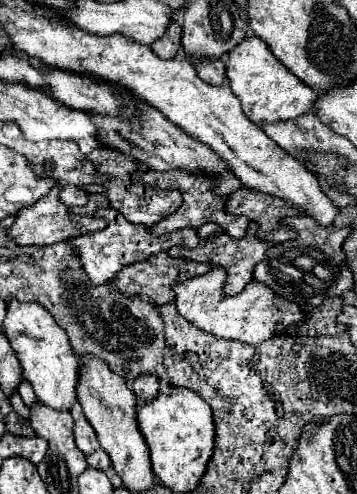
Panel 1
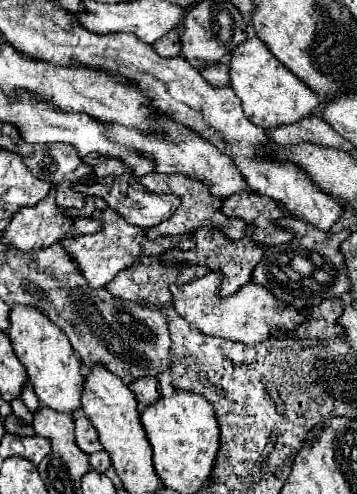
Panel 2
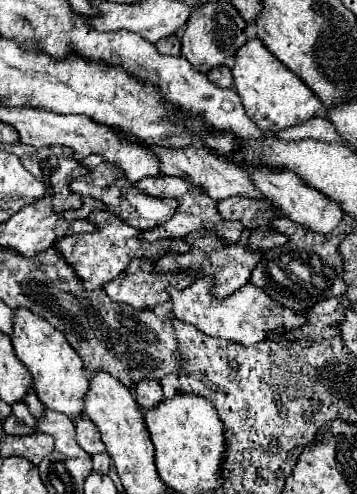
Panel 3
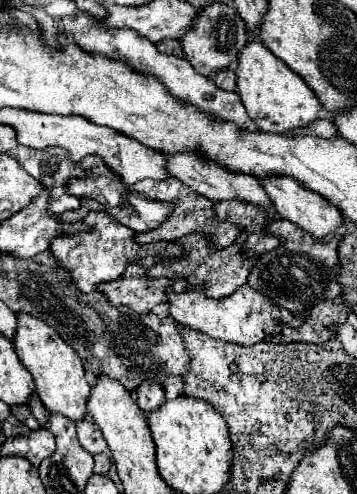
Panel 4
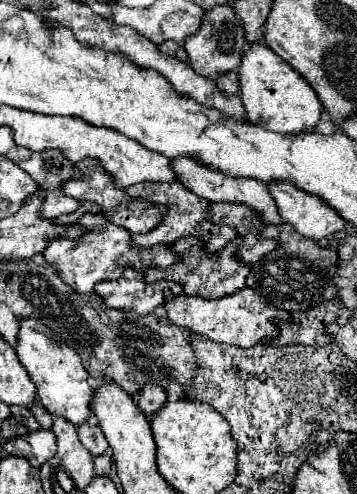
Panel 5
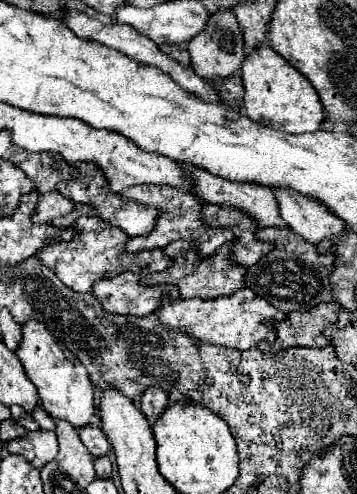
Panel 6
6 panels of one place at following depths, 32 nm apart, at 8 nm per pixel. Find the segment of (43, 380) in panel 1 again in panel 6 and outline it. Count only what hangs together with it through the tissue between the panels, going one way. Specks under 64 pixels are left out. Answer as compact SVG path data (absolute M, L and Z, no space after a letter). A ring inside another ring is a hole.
M30 320L22 328L22 344L18 348L18 358L26 370L26 376L30 382L36 386L38 396L40 396L40 406L52 416L54 420L66 420L74 428L82 428L90 424L90 418L96 414L96 404L94 404L94 388L88 378L86 368L56 340L50 332L46 332L44 324Z

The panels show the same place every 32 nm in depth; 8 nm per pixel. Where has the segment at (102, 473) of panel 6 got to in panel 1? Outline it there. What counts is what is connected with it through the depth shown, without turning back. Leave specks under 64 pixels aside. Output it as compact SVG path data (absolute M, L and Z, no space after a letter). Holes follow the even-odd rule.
M96 450L96 452L92 452L92 454L88 456L88 466L104 472L104 470L110 466L110 458L108 458L108 454L106 454L104 450Z

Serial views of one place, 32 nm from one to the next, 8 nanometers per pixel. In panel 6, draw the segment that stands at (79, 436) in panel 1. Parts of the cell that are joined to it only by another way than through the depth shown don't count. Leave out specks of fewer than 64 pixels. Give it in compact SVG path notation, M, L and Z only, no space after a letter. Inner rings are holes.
M84 426L84 428L78 430L78 434L80 434L82 444L90 450L90 454L92 454L94 458L100 458L100 456L106 456L106 454L108 454L110 442L108 442L108 438L106 438L98 428Z

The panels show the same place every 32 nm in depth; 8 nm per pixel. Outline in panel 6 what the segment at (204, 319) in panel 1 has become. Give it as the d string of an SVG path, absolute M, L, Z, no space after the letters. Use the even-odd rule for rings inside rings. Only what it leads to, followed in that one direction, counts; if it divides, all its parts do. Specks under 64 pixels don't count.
M242 288L232 296L220 296L212 300L204 298L188 298L188 300L164 300L160 306L160 322L168 330L178 330L196 338L198 342L220 344L234 350L248 350L258 342L274 342L276 334L272 326L266 326L266 320L282 322L286 318L284 312L268 304L264 298L256 296L250 288Z

